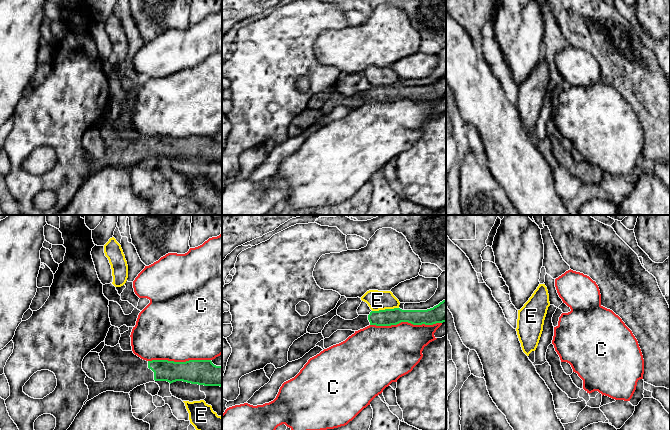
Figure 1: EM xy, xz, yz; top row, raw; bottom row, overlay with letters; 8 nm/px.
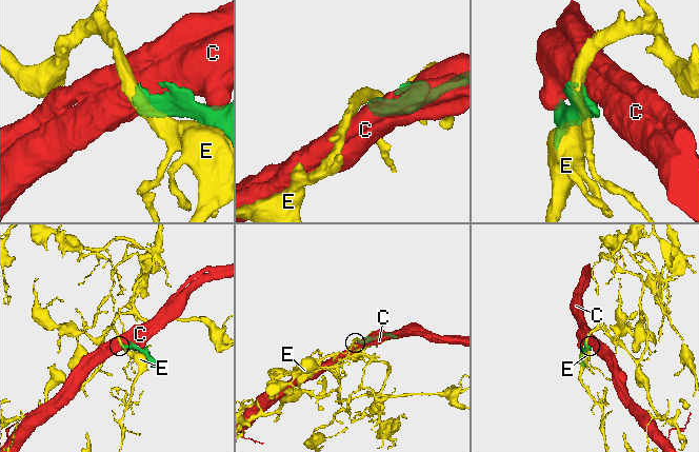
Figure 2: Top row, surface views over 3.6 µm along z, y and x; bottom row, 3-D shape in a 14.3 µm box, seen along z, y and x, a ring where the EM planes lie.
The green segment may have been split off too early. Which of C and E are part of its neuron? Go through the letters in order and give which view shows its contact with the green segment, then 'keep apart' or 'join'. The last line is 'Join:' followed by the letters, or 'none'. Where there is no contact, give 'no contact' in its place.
C: contact in xz; keep apart
E: contact in xz; keep apart
Join: none

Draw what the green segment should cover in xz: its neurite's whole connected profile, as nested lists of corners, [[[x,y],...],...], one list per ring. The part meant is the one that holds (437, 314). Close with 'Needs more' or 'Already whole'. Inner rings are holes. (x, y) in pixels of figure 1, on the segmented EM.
[[[446,299],[427,310],[402,310],[400,308],[371,311],[369,315],[359,315],[353,320],[334,316],[322,330],[322,335],[329,338],[337,330],[358,331],[369,325],[391,326],[401,322],[413,325],[433,325],[446,322]]]. Needs more

